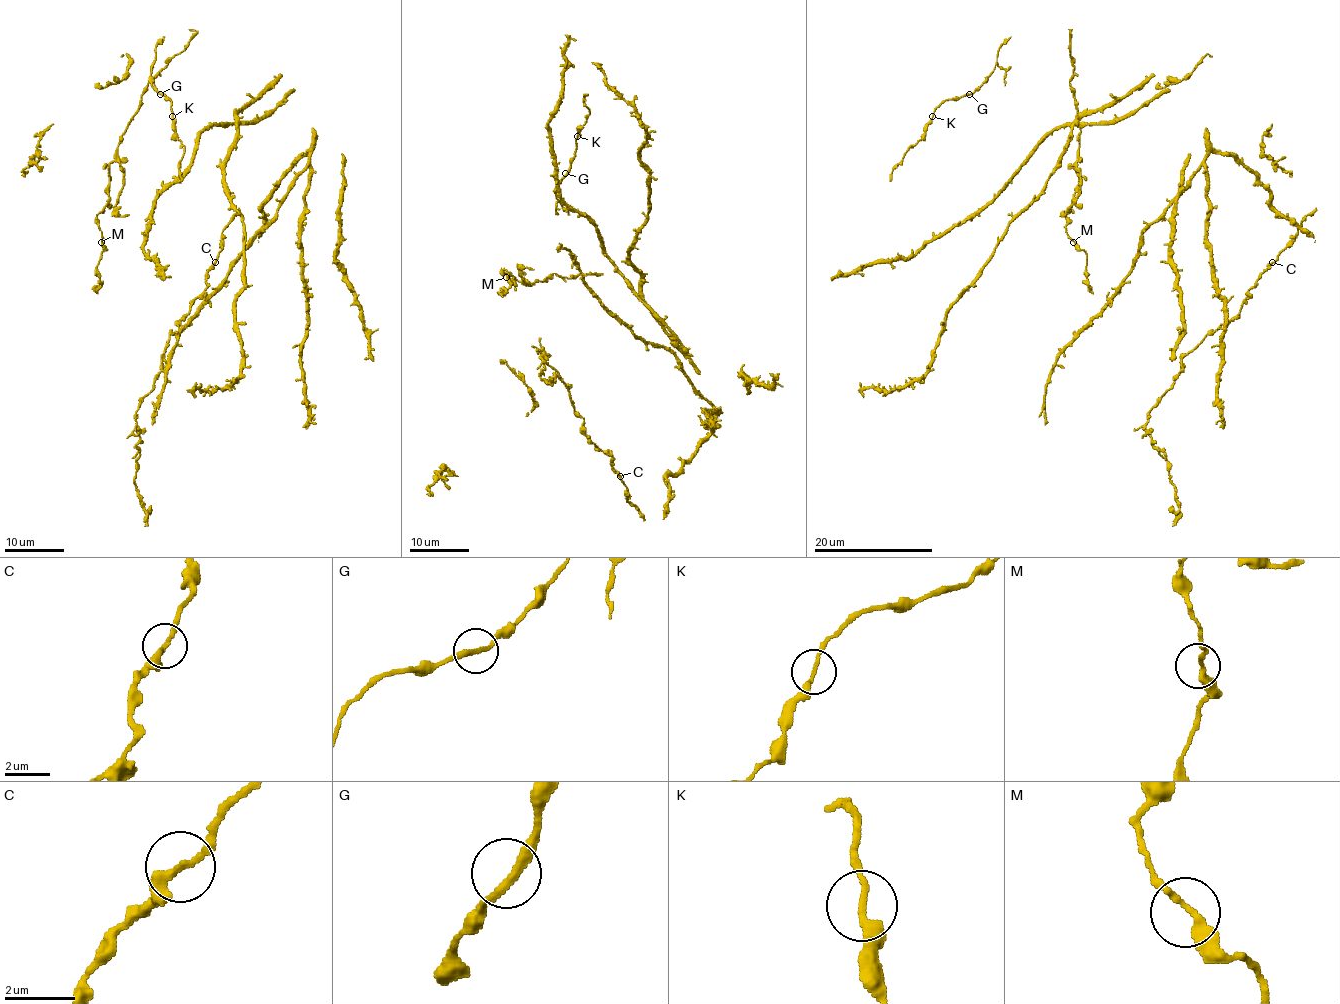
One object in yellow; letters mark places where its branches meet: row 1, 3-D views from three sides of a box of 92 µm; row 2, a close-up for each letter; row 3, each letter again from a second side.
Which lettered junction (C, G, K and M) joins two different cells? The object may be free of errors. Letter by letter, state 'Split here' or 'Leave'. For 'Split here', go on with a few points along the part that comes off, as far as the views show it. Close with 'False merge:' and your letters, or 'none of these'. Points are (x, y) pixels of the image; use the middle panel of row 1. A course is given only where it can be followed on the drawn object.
C: Leave
G: Leave
K: Leave
M: Leave
False merge: none of these

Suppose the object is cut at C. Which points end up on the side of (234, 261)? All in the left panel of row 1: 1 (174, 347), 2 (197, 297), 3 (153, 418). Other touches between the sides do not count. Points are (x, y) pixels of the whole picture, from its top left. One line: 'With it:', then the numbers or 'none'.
With it: 1, 3

